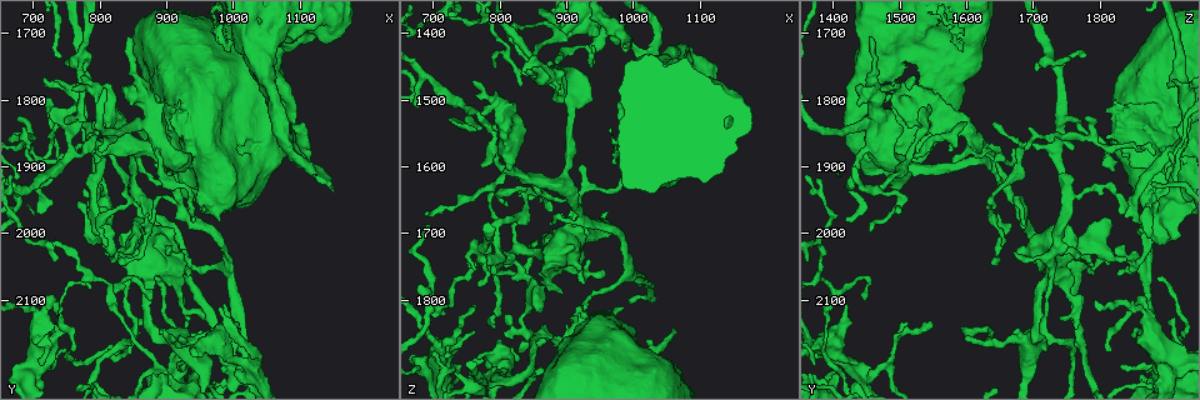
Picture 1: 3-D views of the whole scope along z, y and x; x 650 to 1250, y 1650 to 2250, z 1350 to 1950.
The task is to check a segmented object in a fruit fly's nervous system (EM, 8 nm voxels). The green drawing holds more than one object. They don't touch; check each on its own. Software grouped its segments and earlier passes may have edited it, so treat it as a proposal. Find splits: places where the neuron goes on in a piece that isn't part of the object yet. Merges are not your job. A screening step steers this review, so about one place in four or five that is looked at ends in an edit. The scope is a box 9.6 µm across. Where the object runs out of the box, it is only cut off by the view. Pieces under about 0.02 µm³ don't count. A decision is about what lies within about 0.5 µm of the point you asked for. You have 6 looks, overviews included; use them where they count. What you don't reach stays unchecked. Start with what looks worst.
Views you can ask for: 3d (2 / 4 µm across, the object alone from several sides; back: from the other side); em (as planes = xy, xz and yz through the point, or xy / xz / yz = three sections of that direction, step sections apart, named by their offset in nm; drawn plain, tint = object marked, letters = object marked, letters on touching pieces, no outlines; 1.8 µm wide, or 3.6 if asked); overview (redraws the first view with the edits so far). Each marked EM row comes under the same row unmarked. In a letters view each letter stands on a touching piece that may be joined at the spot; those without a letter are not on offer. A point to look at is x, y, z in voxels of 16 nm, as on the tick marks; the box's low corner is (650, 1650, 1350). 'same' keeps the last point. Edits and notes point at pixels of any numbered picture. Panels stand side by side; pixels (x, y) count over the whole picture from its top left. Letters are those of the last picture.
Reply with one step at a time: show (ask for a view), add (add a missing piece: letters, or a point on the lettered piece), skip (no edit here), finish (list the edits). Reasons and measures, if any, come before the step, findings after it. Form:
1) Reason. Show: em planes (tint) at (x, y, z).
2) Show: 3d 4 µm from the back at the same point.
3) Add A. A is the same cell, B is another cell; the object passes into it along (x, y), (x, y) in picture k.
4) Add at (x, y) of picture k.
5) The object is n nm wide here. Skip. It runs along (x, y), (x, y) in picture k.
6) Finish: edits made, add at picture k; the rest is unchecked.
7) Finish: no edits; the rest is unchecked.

Show: 3d 4 µm at (1115, 1915, 1475).

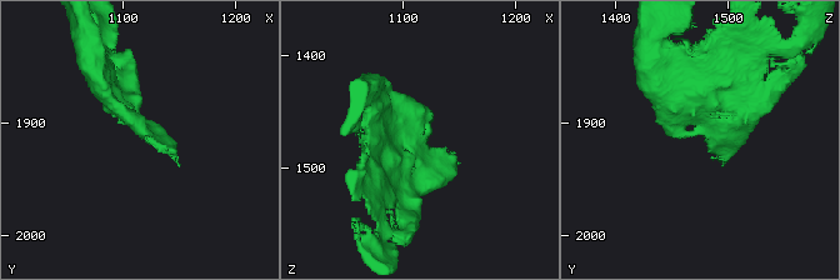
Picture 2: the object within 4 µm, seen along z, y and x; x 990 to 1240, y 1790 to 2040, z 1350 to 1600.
Shape alone is not enough. Show: em xz step 16 (tint) at (1120, 1910, 1474).

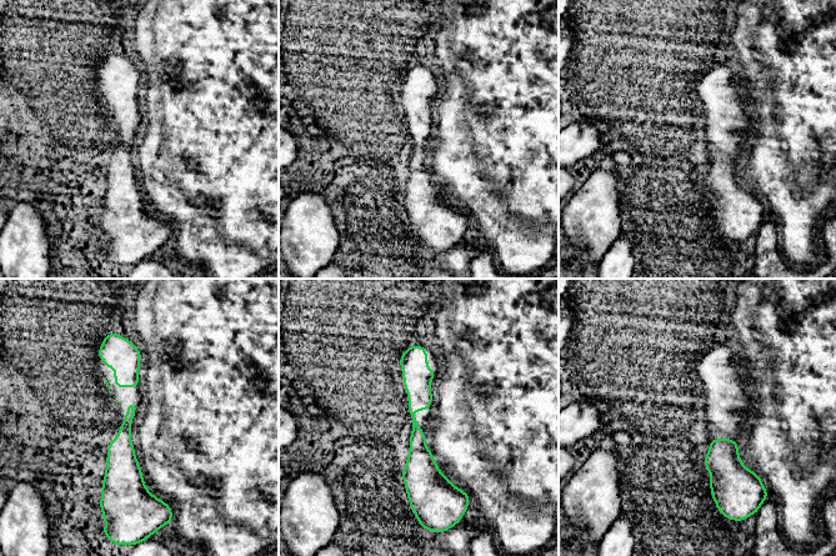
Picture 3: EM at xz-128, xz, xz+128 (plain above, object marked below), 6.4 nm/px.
Another direction. Show: em planes (letters) at the same point.

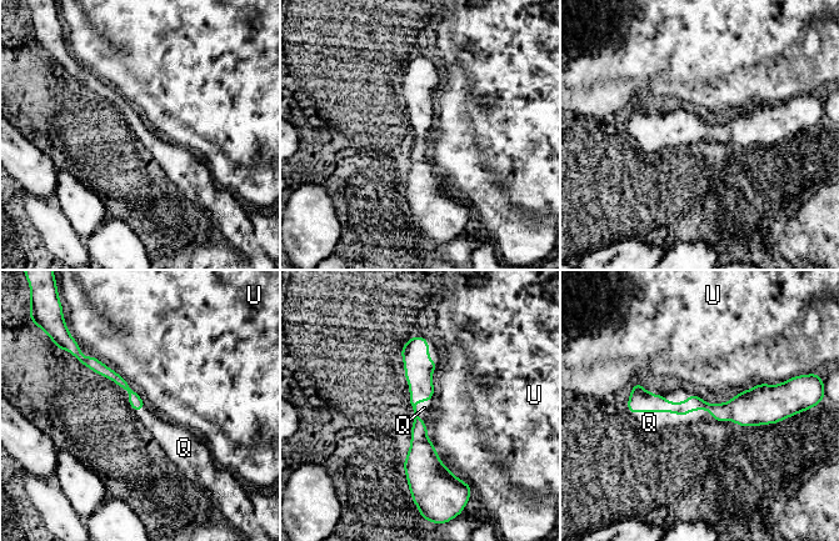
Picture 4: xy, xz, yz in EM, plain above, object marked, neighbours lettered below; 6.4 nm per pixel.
Add Q. Q is the same cell, U is another cell; the object passes into it along (640, 400), (674, 412), (649, 422) in picture 4; it goes on there.

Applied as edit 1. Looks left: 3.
An open end. Show: 3d 4 µm at (765, 2160, 1845).

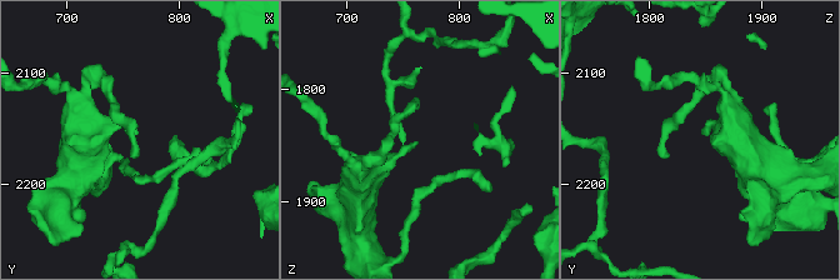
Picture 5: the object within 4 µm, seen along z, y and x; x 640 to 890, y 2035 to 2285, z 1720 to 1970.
Show: em xy step 4 (tint) at (764, 2156, 1846).

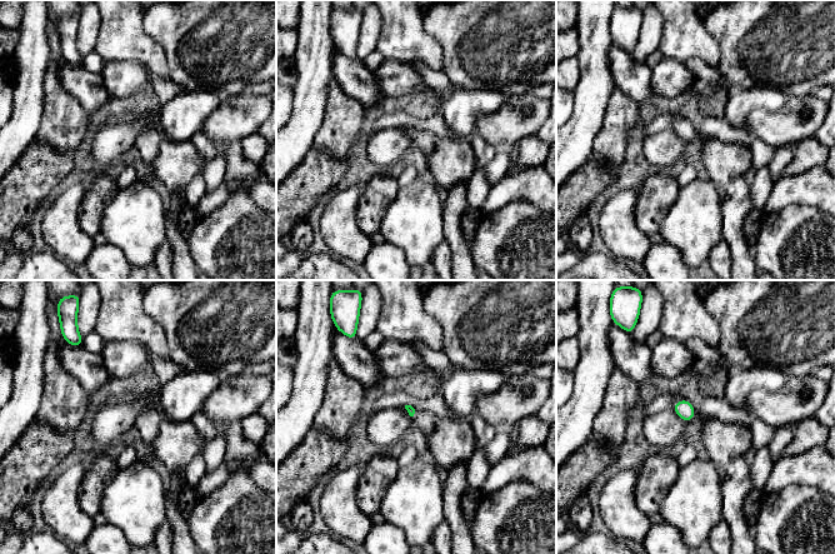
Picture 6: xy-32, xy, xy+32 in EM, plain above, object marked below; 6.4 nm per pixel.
What lies round it. Show: em xy step 4 (letters) at the same point.

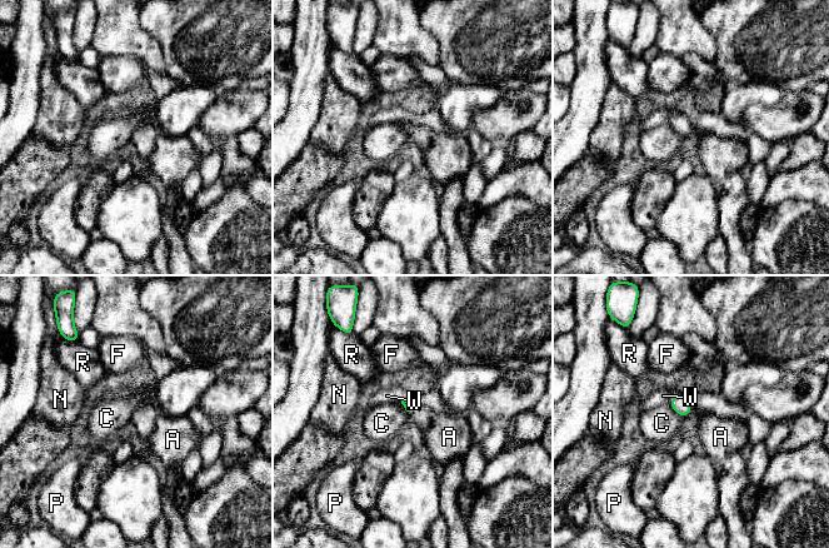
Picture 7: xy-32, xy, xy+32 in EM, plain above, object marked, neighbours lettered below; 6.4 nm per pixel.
Skip. A, C, F, N, P, R and W are other cells; a border runs along (669, 403), (683, 417) in picture 7; none of them fits.

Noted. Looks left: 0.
Finish: edits made, add at picture 4; the rest is unchecked.

